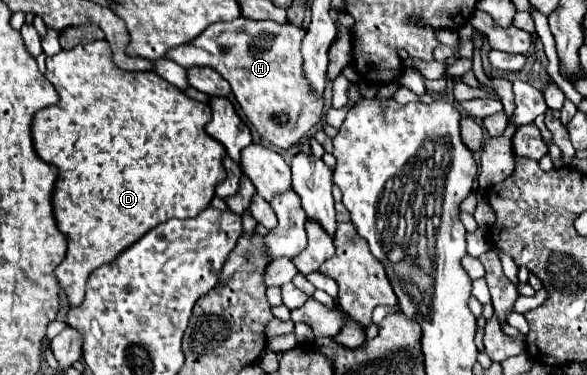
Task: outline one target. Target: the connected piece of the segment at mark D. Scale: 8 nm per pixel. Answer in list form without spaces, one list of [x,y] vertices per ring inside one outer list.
[[[105,40],[79,44],[71,50],[61,50],[59,54],[47,58],[45,78],[55,86],[55,90],[59,94],[59,102],[55,106],[49,106],[49,108],[35,114],[33,126],[31,126],[31,138],[33,138],[33,148],[35,148],[37,156],[47,164],[57,166],[57,170],[59,170],[57,180],[55,180],[55,188],[53,188],[53,196],[51,196],[51,204],[53,204],[53,216],[55,216],[57,228],[67,238],[69,248],[67,248],[65,260],[57,266],[55,276],[57,276],[61,288],[65,290],[71,306],[79,306],[83,302],[87,278],[95,268],[99,268],[101,264],[113,262],[113,258],[117,258],[123,250],[133,246],[141,236],[145,236],[157,224],[161,224],[169,218],[193,218],[209,206],[211,198],[215,196],[217,182],[221,178],[225,178],[225,170],[221,166],[221,158],[225,156],[225,148],[205,132],[205,124],[211,120],[211,108],[207,104],[187,98],[179,88],[175,88],[173,84],[169,84],[167,80],[157,76],[155,72],[125,72],[125,70],[119,70],[117,66],[113,66],[113,60],[111,60],[111,54],[109,54],[109,44]]]

